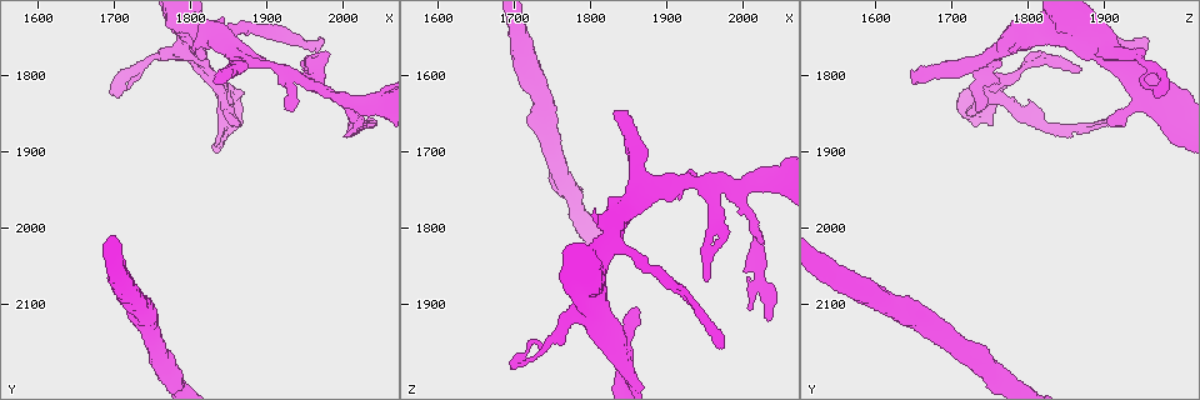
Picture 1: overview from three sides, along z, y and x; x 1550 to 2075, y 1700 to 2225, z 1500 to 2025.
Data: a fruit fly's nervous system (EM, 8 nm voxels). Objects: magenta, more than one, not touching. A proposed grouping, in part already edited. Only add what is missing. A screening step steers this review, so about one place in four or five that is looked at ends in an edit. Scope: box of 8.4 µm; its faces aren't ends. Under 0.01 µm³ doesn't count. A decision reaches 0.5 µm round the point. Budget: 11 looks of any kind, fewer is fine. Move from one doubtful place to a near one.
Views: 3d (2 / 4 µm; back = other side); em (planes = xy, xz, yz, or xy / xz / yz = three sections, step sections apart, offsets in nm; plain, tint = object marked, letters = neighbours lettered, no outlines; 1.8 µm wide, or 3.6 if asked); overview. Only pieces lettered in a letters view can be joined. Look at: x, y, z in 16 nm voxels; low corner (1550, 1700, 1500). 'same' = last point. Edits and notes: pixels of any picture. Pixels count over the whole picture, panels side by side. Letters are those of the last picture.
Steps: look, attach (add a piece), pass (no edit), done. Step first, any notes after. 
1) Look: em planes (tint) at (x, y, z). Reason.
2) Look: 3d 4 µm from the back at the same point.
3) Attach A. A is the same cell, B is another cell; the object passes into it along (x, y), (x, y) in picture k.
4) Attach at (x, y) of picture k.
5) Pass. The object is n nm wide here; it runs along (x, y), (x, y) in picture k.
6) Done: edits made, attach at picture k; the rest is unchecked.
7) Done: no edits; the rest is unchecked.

Look: em xy step 8 (letters) at (1860, 1860, 1905). An open end.

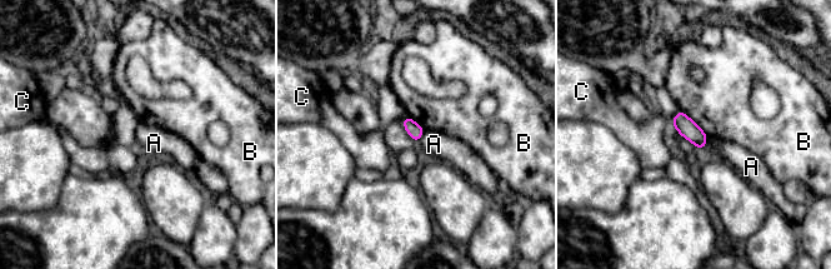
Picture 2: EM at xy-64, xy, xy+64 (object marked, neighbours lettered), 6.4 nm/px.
Pass. The object is 100 nm wide here; A, B and C are other cells; none of them fits.

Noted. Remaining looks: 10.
Look: 3d 2 µm from the back at (1720, 1820, 1960). Tapers out.

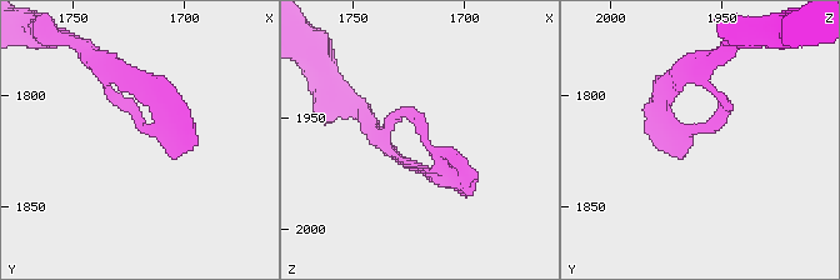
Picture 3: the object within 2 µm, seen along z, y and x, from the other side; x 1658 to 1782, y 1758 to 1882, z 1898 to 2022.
Look: em planes (letters) at (1719, 1816, 1960).

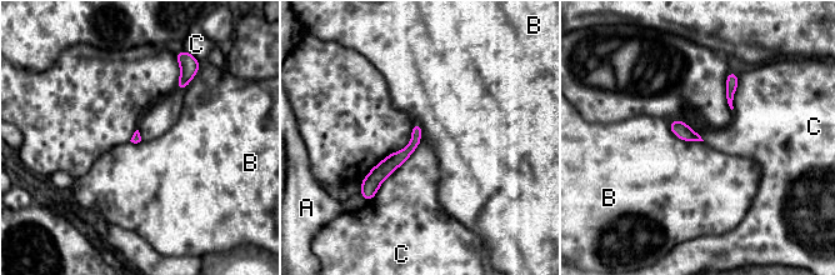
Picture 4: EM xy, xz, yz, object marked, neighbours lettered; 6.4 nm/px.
Pass. A, B and C are other cells; a border runs along (421, 141), (366, 203) in picture 4; none of them fits.

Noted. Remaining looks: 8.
Look: 3d 4 µm at (1970, 1765, 1960). An open end.

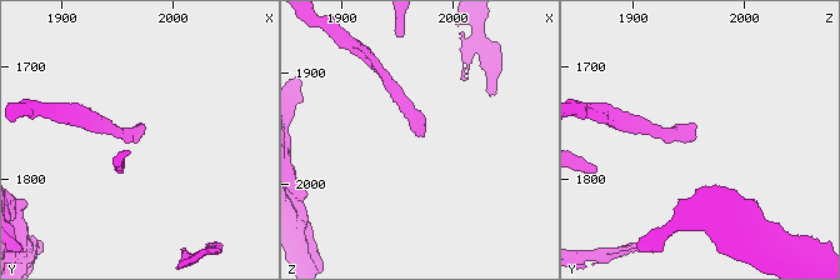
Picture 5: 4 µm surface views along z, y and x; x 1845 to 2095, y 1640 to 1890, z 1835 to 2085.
Look: em xy step 4 (tint) at (1968, 1762, 1956). Need the tissue.

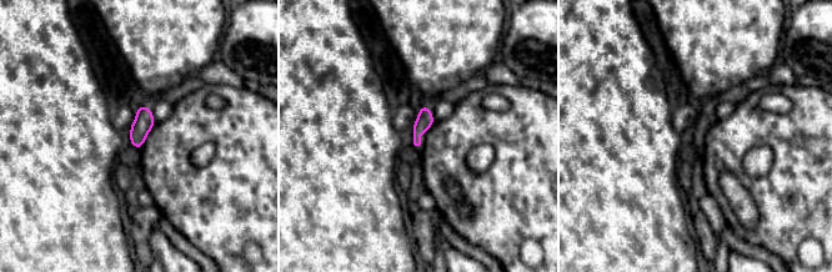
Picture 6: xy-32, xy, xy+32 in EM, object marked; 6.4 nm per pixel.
Look: em planes (letters) at the same point.

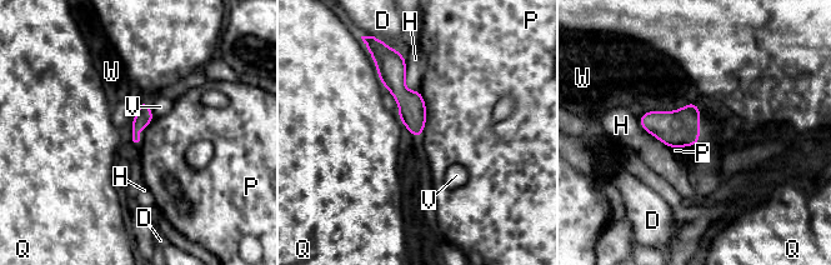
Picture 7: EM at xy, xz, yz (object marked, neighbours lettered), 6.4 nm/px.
Pass. The object is 110 nm wide here; the longest contact is with W, 380 nm; D, H, P, Q, V and W are other cells; no lettered piece goes on from it.

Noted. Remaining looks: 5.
Look: 3d 4 µm at (1990, 1825, 1755). Four or more arms meet.

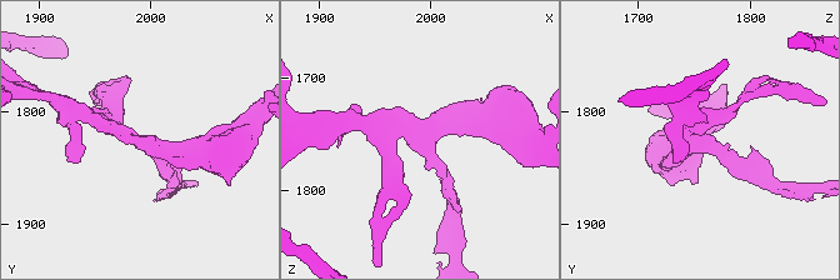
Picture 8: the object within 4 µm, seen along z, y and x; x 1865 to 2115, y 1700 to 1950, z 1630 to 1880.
Look: em planes (letters) at (1990, 1822, 1758). 4 arms meet here; need the tissue.

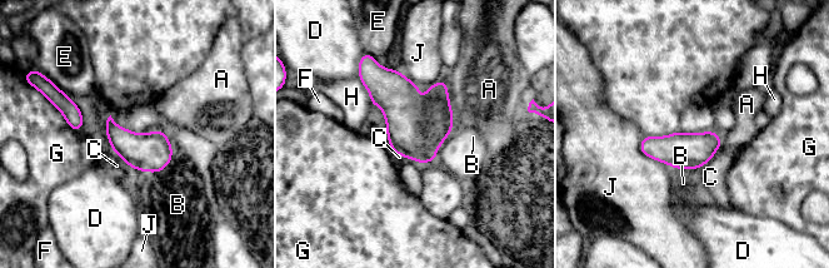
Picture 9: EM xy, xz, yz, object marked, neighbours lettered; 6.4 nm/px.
Pass. The object is 240 nm wide here; A, B, C, D, E, F, G, H and J are other cells; no lettered piece goes on from it.

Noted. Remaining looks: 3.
Done: no edits; the rest is unchecked.

